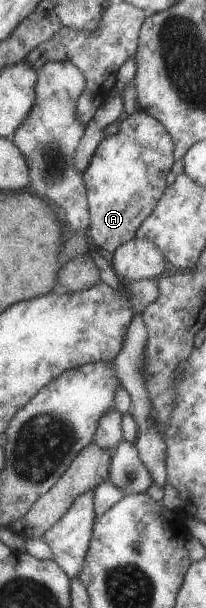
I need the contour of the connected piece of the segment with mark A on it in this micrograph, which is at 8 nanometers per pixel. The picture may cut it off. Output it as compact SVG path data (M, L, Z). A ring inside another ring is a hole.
M138 110L127 117L120 124L117 134L109 135L101 142L91 159L89 168L84 172L92 216L89 230L94 239L93 247L106 256L112 257L121 245L137 236L139 227L153 214L167 190L167 176L171 174L176 160L175 149L168 128L165 128L165 125L157 120L157 117L151 116L143 110Z

